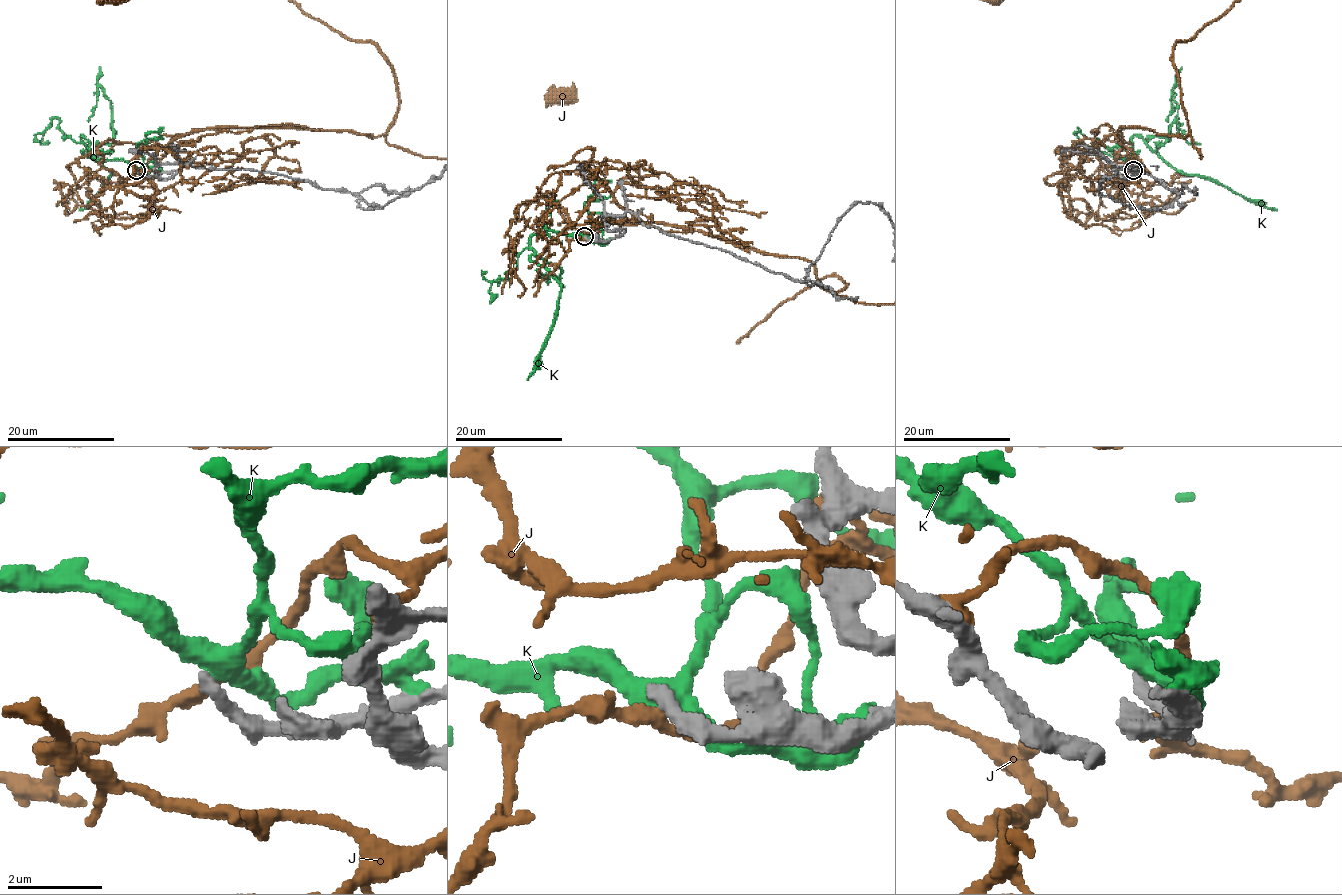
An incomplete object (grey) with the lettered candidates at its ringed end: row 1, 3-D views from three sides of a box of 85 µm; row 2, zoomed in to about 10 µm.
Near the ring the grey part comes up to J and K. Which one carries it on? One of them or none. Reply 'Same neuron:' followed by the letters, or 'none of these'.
Same neuron: none of these

